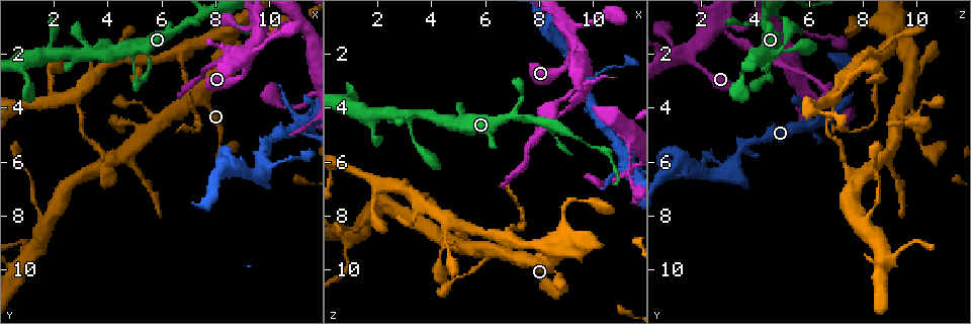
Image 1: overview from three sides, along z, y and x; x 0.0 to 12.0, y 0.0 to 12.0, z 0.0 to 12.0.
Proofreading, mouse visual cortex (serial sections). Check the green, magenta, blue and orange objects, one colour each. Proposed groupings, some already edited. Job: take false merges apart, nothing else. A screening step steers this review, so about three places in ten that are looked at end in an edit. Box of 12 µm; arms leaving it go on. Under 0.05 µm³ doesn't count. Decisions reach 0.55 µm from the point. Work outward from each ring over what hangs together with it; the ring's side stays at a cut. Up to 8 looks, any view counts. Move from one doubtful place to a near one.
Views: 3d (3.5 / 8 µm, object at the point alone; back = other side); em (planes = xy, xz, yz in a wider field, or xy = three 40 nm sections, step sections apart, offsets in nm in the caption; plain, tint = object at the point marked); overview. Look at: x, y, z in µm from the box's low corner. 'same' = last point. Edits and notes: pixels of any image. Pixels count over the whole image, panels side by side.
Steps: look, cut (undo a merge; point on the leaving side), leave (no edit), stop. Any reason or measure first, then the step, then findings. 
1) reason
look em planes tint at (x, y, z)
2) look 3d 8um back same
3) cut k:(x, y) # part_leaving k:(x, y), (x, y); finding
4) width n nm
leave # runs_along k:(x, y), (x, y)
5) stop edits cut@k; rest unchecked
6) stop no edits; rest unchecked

calibre changes
look 3d 3.5um back at (6.7, 2.0, 8.9)

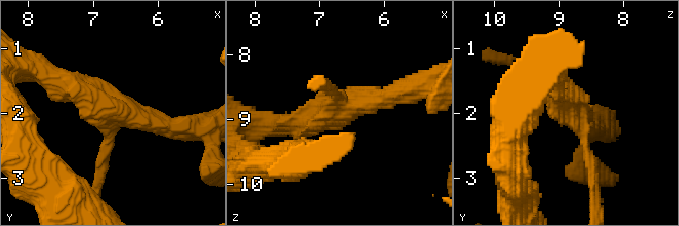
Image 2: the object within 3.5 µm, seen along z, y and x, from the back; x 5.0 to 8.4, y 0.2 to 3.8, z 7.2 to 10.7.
arms 3; arm_widths 150, 300, 350 nm
look em xy step 3 tint at (6.75, 1.95, 8.90)

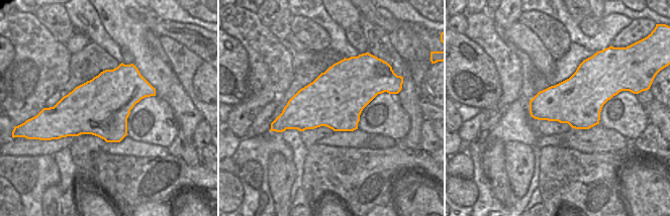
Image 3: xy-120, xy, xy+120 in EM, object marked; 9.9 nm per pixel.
leave # runs_along 2:(54, 78), (110, 109), (169, 127); all the same cell

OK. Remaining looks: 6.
four arms meet
look 3d 3.5um back at (3.2, 2.0, 4.2)

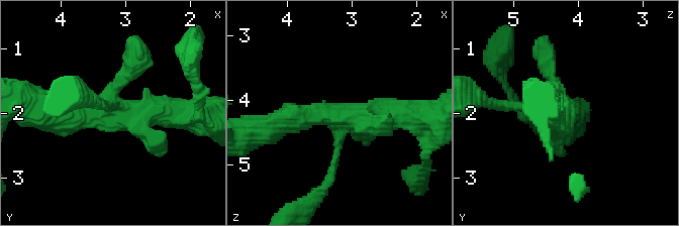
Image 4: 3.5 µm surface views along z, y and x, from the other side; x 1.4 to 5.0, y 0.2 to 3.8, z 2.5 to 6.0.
shape alone is not enough
look em planes tint at (3.25, 2.00, 4.25)

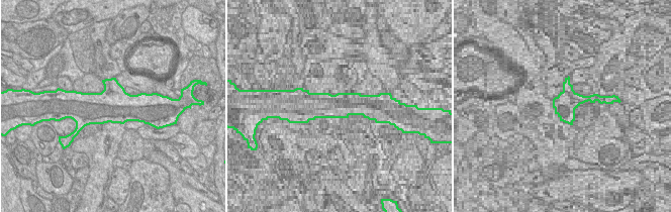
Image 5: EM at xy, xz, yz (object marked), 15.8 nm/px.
leave # one cell here

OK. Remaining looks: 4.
thin arm on a thick one
look 3d 3.5um back at (9.3, 2.1, 1.4)

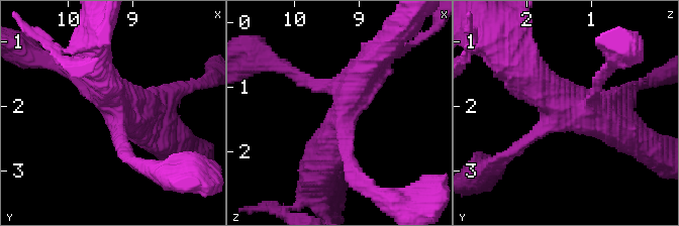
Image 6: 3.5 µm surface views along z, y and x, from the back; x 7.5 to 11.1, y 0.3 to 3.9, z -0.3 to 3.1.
need the tissue
look em xy step 2 tint at (9.20, 2.10, 1.30)

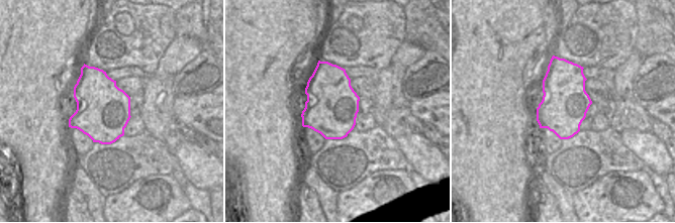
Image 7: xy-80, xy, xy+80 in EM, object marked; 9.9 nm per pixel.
look em xy step 3 tint same

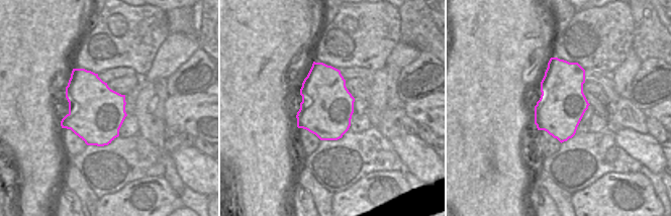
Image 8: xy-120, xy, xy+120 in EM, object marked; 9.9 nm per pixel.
width 500 nm
leave # runs_along 6:(349, 160), (346, 104), (377, 51); continuous, no second cell

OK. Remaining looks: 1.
stop no edits; rest unchecked

